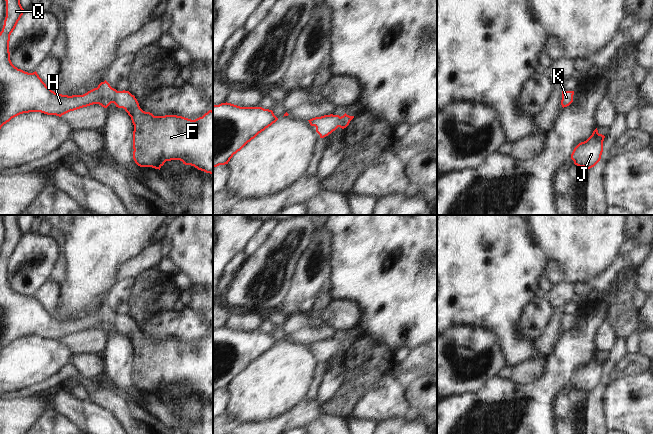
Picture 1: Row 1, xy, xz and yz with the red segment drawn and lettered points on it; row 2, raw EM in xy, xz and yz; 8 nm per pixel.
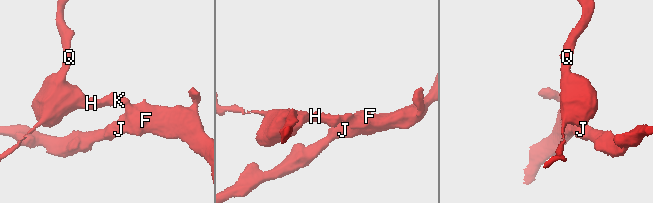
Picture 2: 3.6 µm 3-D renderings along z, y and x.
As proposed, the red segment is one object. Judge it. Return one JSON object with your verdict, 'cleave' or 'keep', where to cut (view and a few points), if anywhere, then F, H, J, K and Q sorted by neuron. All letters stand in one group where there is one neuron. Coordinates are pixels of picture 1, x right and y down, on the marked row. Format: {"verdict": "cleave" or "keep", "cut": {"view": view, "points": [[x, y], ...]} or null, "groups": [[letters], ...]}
{"verdict": "keep", "cut": null, "groups": [["F", "H", "J", "K", "Q"]]}

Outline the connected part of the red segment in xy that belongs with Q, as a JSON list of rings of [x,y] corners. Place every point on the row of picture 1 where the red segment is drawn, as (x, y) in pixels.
[[[20,0],[6,1],[6,17],[0,32],[0,129],[12,118],[29,112],[47,115],[62,115],[93,104],[107,108],[111,103],[123,108],[131,117],[133,131],[133,159],[140,167],[159,169],[166,161],[180,160],[198,170],[213,174],[213,111],[191,120],[177,115],[154,116],[143,111],[137,99],[129,91],[117,91],[105,80],[97,88],[83,95],[62,95],[55,93],[39,77],[37,72],[28,73],[15,67],[10,60],[10,35],[24,13]]]

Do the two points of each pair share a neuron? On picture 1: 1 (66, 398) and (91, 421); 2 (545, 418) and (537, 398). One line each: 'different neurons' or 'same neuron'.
1: same neuron
2: same neuron

